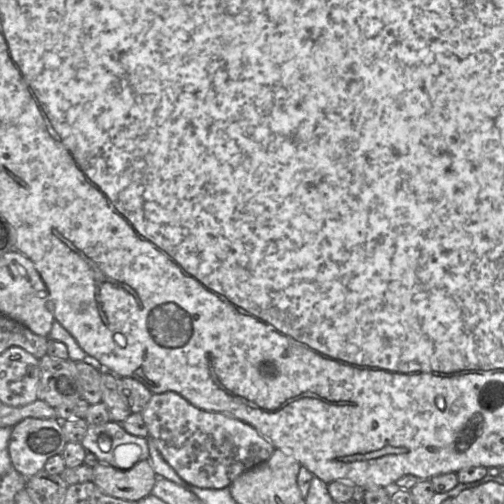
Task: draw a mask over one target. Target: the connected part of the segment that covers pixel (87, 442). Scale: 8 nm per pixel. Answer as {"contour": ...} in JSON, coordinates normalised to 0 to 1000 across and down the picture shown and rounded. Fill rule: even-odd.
{"contour":[[[232,837],[177,843],[159,881],[188,901],[196,917],[238,933],[254,933],[280,915],[296,913],[292,871],[256,861]]]}

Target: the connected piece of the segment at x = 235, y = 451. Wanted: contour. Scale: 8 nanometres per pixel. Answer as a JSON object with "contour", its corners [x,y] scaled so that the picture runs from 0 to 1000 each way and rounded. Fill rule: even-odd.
{"contour":[[[347,778],[306,780],[278,819],[292,843],[296,865],[325,913],[371,958],[413,970],[454,968],[454,962],[486,935],[532,913],[544,897],[538,877],[502,847],[431,817],[403,813]]]}

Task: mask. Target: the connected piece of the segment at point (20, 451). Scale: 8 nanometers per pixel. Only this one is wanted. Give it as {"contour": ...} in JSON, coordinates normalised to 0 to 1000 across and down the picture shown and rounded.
{"contour":[[[56,827],[24,847],[16,891],[30,933],[60,946],[87,931],[97,909],[121,901],[131,881],[117,831]]]}

